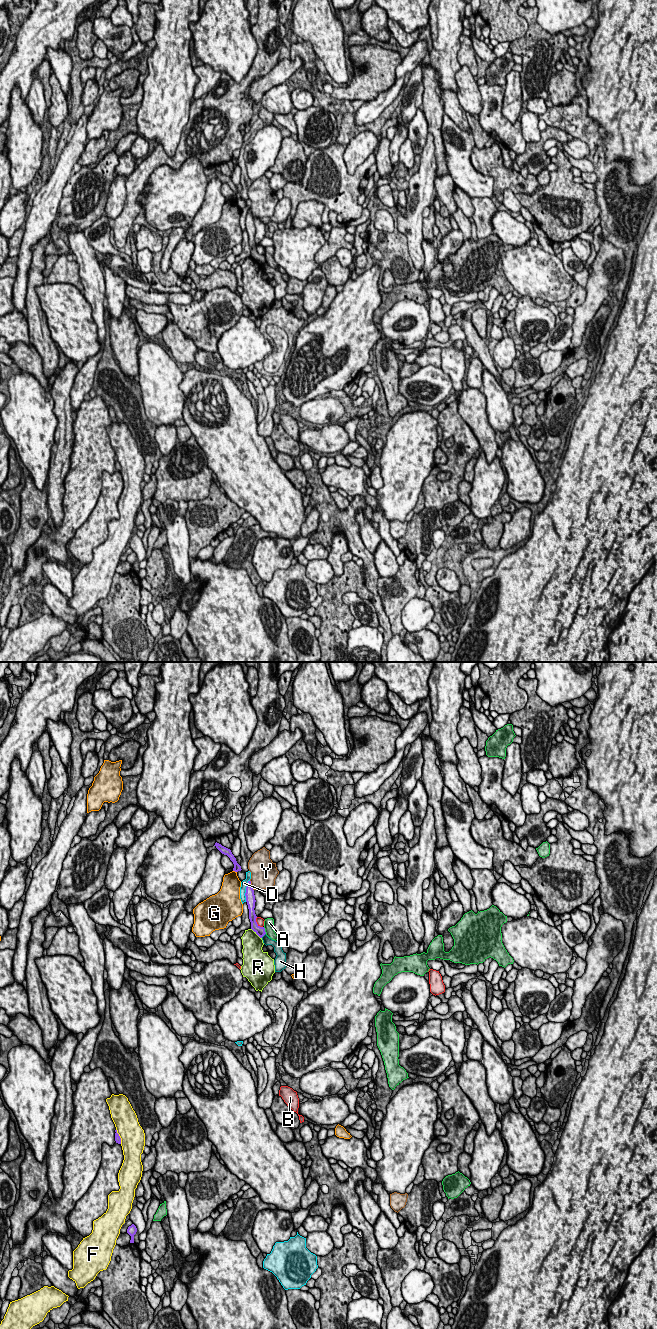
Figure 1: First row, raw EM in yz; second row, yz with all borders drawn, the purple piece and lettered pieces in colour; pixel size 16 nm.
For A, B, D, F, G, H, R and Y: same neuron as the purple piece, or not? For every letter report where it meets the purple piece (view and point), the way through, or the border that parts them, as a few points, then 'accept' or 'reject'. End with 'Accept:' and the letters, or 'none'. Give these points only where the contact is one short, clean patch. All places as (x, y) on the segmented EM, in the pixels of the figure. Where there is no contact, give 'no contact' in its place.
A: contact yz (264, 930); reject
B: contact yz (256, 923); reject
D: contact yz (246, 891); reject
F: contact yz (119, 1136); reject
G: contact yz (235, 871); reject
H: contact yz (263, 935); border yz (265, 933), (261, 937); reject
R: contact yz (256, 933); border yz (251, 928), (261, 938); reject
Y: contact yz (250, 885); reject
Accept: none

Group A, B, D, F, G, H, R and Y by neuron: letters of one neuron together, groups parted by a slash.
A / B / D / F / G / H / R / Y

